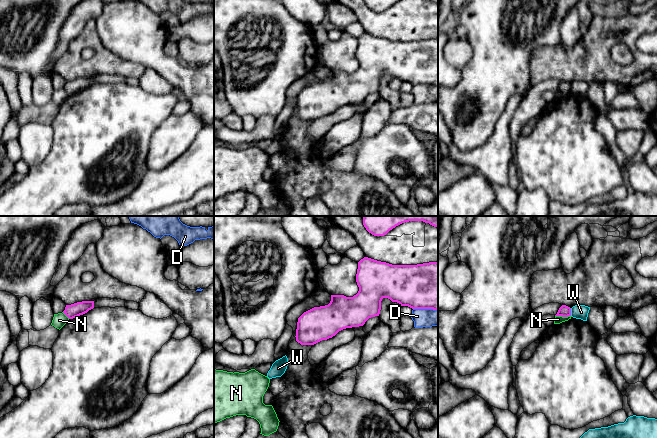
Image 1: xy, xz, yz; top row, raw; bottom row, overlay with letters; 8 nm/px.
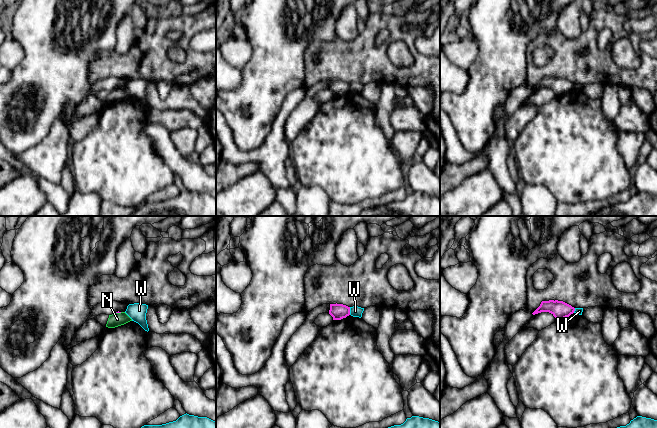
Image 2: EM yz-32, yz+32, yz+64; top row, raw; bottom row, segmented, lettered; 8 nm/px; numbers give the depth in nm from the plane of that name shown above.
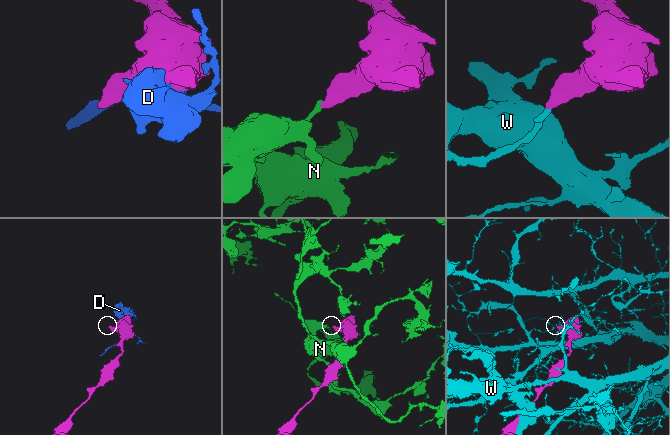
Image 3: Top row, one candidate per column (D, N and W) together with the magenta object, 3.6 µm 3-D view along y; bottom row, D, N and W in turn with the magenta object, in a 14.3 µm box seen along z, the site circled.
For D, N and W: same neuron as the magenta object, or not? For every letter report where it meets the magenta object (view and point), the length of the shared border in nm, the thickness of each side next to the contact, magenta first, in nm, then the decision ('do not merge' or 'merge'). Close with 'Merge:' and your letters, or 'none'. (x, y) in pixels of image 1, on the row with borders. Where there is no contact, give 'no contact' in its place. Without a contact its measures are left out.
D: xz (425, 308) | 200 nm | 380/140 nm | do not merge
N: yz (563, 316) | 130 nm | 90/60 nm | do not merge
W: yz (570, 312) | 60 nm | 90/110 nm | do not merge
Merge: none

